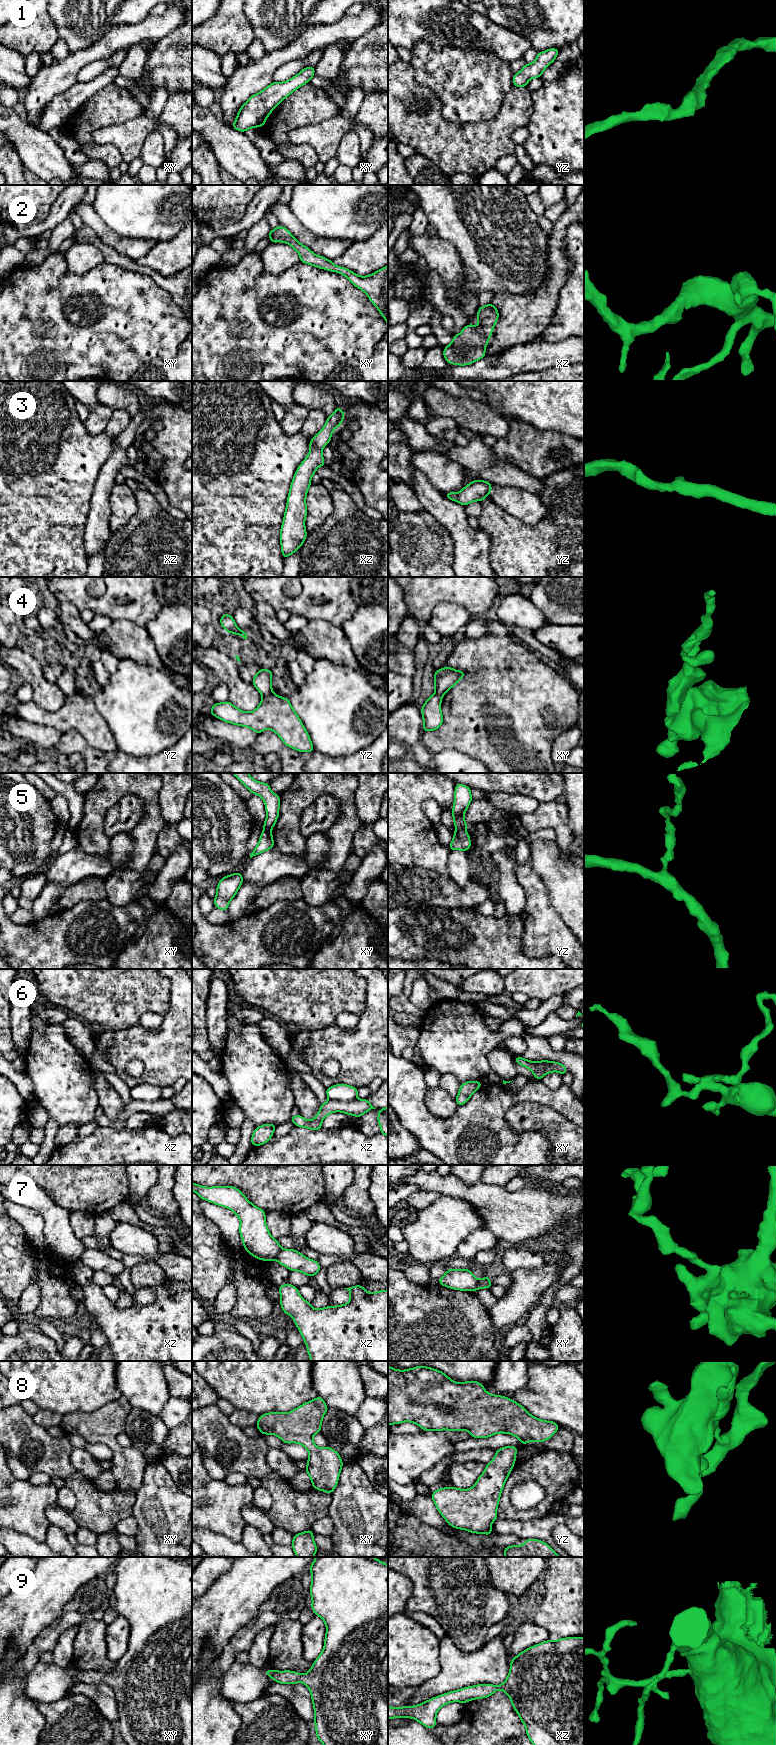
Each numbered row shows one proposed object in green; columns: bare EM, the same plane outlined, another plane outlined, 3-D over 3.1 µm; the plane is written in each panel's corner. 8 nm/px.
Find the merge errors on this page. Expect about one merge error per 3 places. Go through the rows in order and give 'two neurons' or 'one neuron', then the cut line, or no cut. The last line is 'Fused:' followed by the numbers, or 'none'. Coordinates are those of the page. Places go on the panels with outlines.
1: one neuron; cut none
2: one neuron; cut none
3: one neuron; cut none
4: two neurons; cut yz (272, 692), (262, 696)
5: two neurons; cut yz (464, 828), (456, 830)
6: two neurons; cut xz (356, 1097), (344, 1101), (329, 1100)
7: two neurons; cut xz (282, 1249), (274, 1258)
8: one neuron; cut none
9: one neuron; cut none
Fused: 4, 5, 6, 7

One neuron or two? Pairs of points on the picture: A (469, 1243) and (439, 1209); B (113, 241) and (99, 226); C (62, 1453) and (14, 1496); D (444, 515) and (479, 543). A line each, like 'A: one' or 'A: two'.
A: two
B: one
C: two
D: one

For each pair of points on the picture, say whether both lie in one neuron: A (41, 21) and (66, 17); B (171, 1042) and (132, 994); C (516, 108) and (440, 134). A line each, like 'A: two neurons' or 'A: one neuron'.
A: two neurons
B: two neurons
C: one neuron

